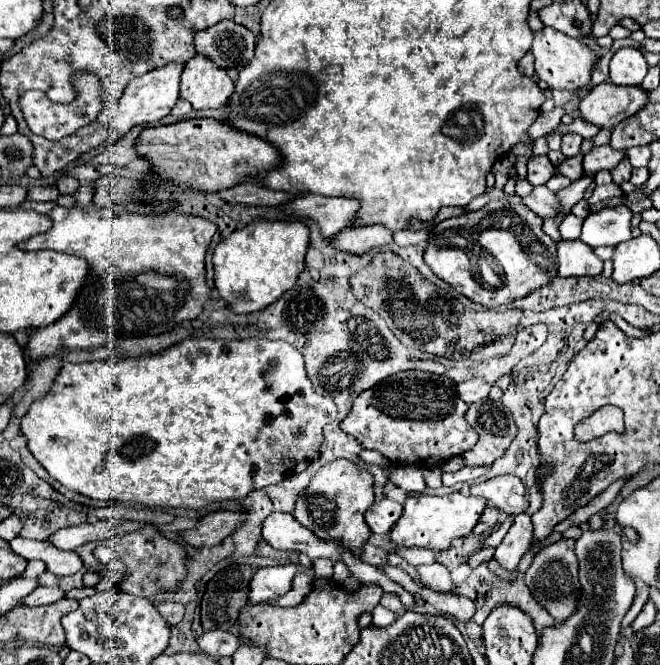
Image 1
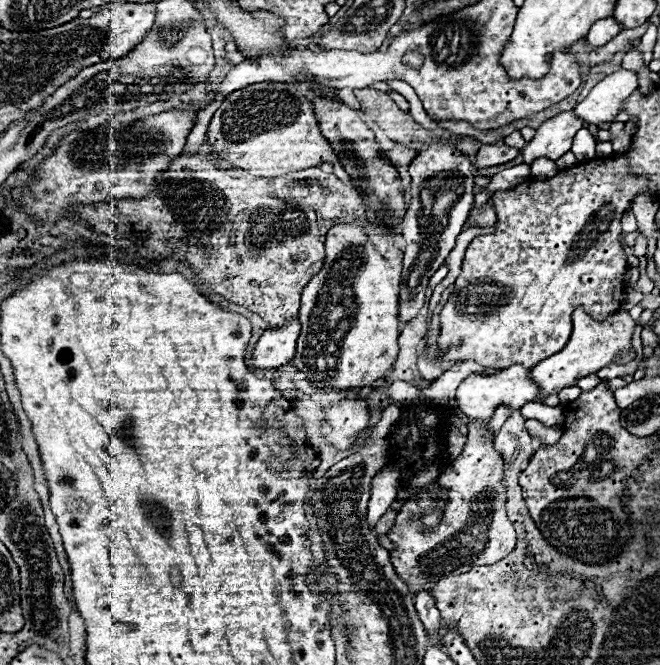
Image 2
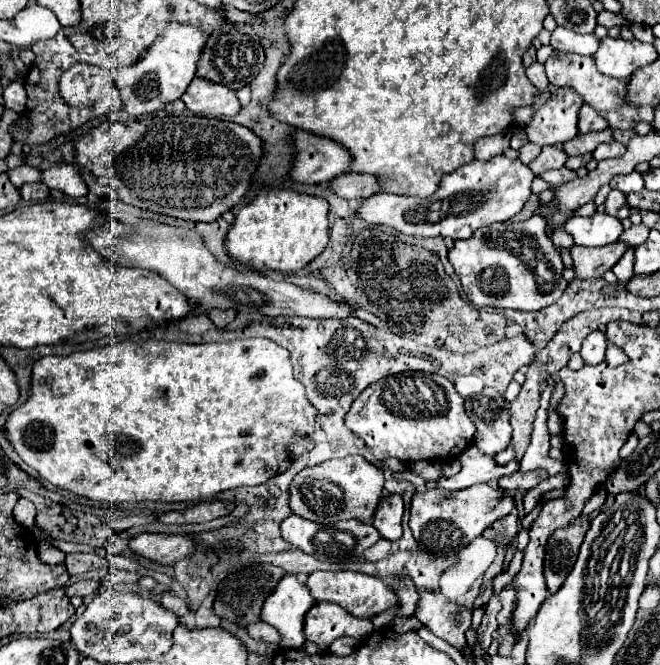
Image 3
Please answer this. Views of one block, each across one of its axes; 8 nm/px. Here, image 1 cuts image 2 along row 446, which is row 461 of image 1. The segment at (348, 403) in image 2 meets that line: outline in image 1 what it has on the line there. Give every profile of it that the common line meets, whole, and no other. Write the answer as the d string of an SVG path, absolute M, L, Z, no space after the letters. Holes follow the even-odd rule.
M336 460L318 470L306 492L296 502L294 516L304 524L316 538L336 540L354 556L362 554L364 544L368 542L370 528L364 522L364 512L374 502L374 478L372 474L358 470L356 464L348 460Z

